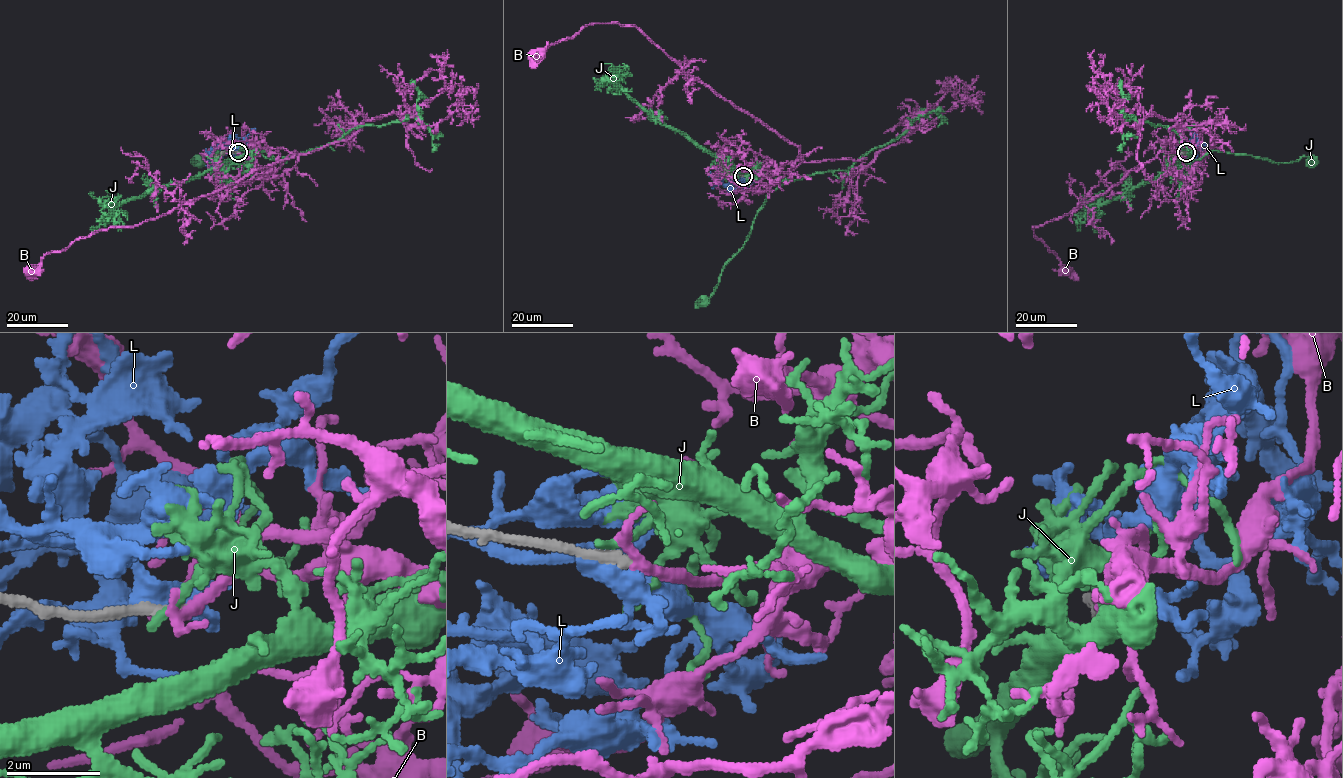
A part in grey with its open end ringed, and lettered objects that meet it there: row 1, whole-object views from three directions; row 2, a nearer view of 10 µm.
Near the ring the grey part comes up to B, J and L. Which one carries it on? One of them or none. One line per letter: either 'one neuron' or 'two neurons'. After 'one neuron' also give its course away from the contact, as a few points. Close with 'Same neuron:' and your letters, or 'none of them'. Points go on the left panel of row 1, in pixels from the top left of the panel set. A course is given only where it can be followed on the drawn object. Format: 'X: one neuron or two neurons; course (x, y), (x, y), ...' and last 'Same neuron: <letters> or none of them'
B: one neuron; course (238, 152), (243, 147), (273, 153), (283, 147), (294, 154), (169, 212), (79, 237), (45, 254), (31, 269)
J: two neurons
L: two neurons
Same neuron: B

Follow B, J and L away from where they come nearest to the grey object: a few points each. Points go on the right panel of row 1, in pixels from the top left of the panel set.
B: (1186, 152), (1187, 147), (1184, 153), (1174, 147), (1171, 153), (1160, 151), (1107, 192), (1033, 228), (1065, 269)
J: (1185, 152), (1183, 150), (1190, 151), (1194, 160), (1216, 150), (1275, 163), (1304, 156), (1312, 161)
L: (1186, 152), (1185, 146), (1178, 149), (1182, 152), (1191, 147), (1190, 140), (1195, 133), (1200, 151)

